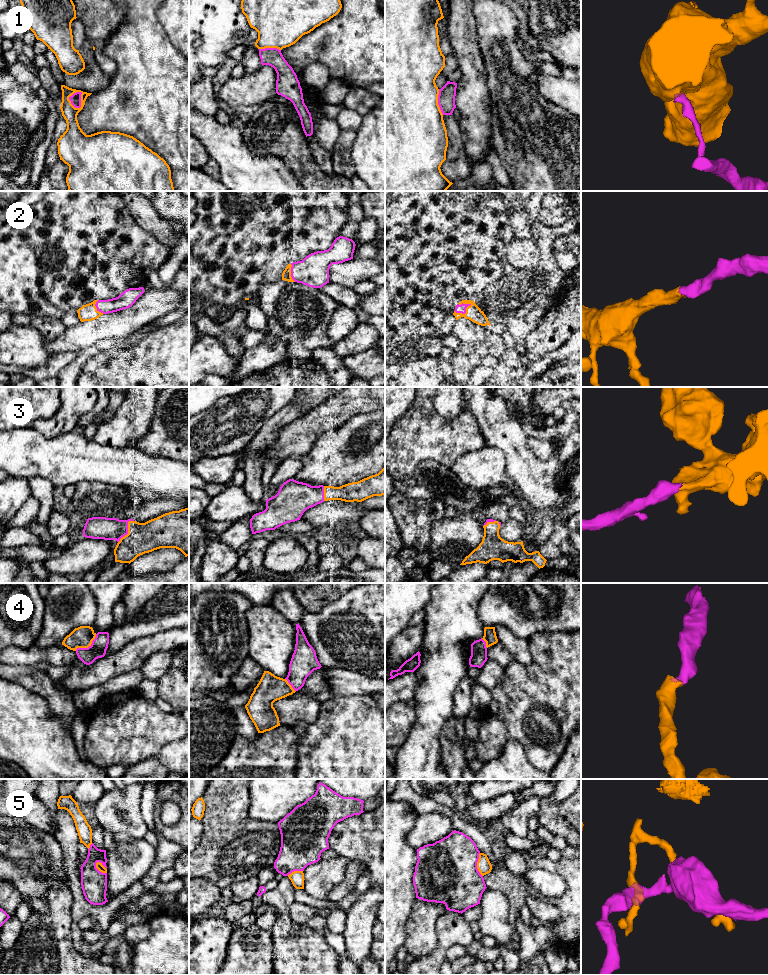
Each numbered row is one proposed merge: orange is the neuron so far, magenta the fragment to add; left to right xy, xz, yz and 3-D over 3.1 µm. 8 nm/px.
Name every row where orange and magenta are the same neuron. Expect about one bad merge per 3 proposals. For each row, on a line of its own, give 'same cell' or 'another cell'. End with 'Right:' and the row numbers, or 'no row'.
1: another cell
2: same cell
3: same cell
4: same cell
5: another cell
Right: 2, 3, 4

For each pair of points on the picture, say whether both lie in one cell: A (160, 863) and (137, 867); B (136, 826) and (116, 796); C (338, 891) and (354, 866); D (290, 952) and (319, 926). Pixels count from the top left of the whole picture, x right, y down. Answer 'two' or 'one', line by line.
A: two
B: one
C: one
D: two

